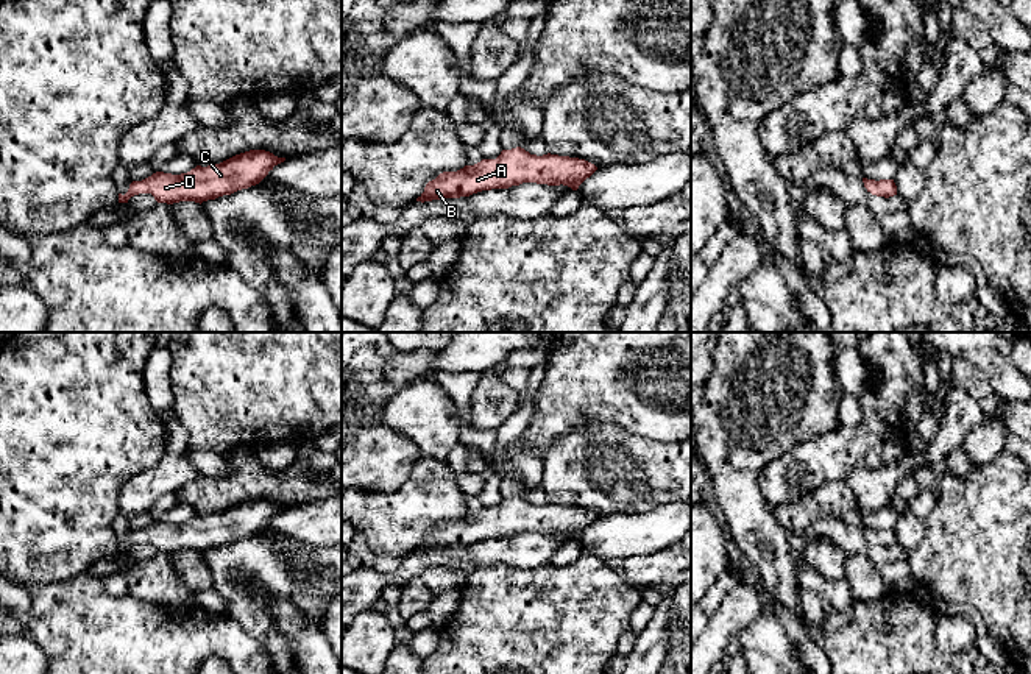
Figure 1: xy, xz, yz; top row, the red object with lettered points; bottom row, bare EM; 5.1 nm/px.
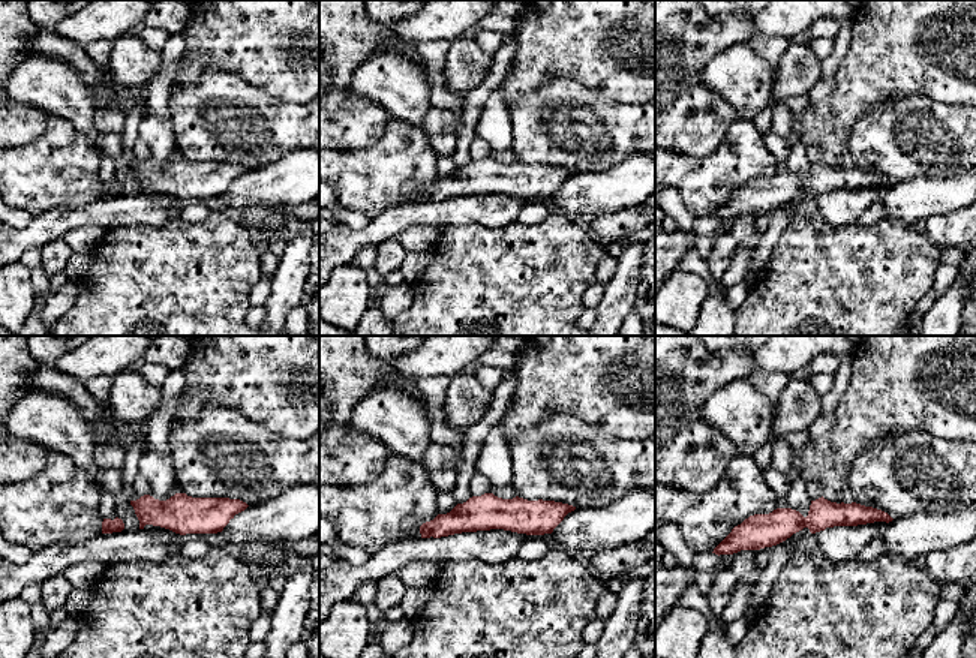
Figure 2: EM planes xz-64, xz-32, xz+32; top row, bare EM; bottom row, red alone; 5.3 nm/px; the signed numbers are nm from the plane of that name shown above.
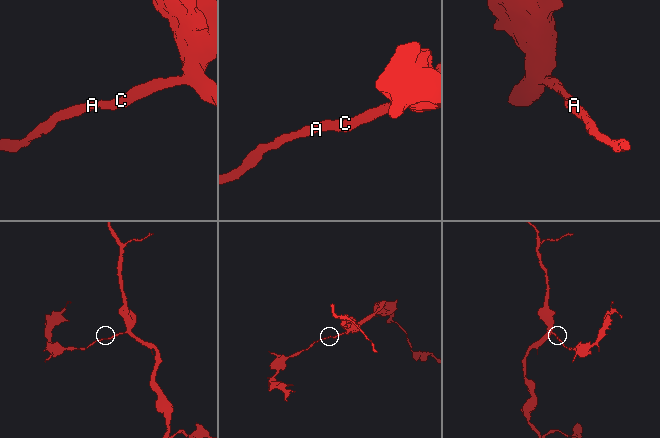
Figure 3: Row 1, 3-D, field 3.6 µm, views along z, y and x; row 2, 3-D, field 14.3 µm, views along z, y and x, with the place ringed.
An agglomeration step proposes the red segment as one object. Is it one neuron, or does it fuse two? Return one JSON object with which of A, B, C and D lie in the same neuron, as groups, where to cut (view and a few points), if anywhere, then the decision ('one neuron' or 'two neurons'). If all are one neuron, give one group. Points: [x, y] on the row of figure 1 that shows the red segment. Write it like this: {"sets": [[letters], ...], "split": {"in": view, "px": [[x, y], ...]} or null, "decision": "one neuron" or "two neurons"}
{"sets": [["A", "B", "C", "D"]], "split": null, "decision": "one neuron"}

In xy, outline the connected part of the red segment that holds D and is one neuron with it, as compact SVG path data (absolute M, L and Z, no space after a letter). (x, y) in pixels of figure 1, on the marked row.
M250 150L220 164L197 165L187 173L172 175L156 172L142 181L133 181L119 203L139 193L151 193L158 203L195 201L203 203L259 184L275 165L284 162L265 150Z

